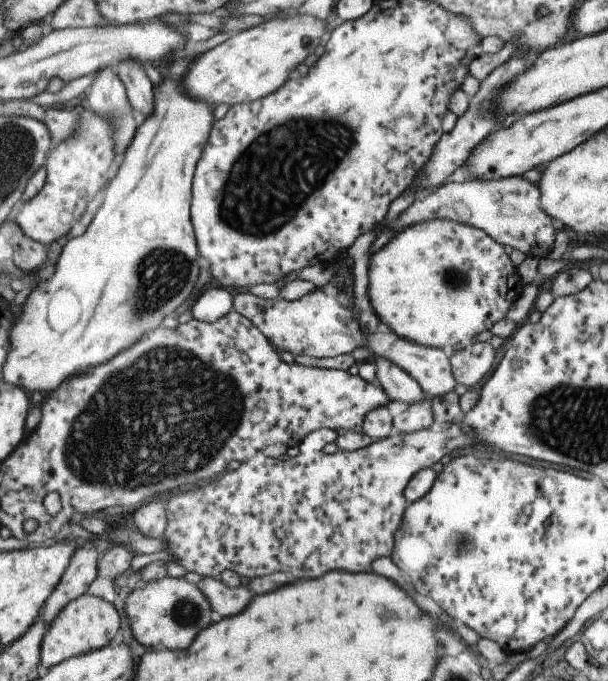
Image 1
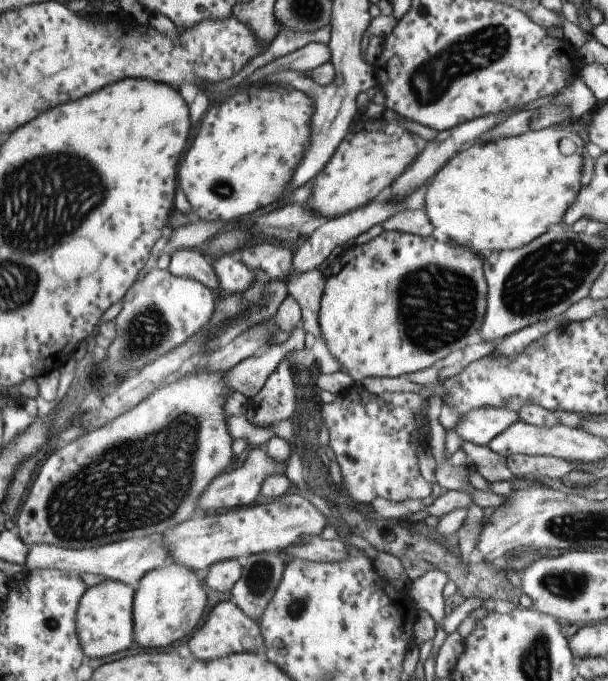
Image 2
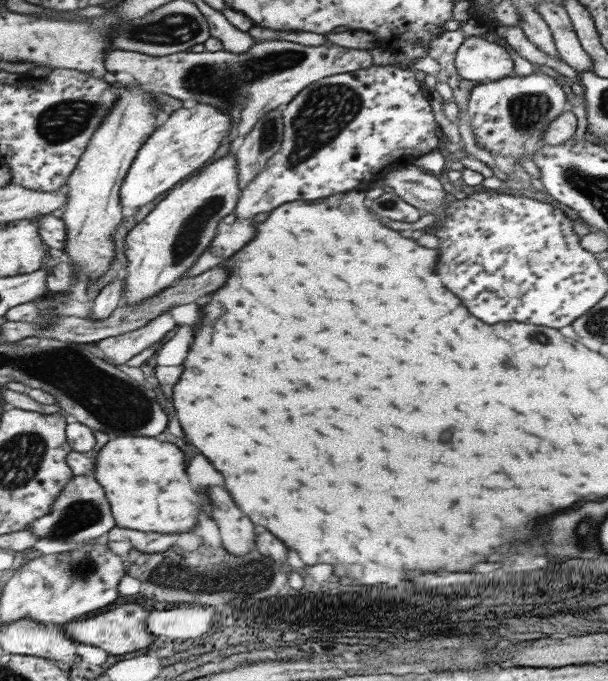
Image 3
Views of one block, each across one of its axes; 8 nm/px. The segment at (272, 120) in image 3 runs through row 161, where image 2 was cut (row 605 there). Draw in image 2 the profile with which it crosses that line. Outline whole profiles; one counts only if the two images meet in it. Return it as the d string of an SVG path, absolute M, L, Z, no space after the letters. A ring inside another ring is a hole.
M277 551L247 555L240 578L230 589L229 599L250 620L259 622L279 585L284 564Z

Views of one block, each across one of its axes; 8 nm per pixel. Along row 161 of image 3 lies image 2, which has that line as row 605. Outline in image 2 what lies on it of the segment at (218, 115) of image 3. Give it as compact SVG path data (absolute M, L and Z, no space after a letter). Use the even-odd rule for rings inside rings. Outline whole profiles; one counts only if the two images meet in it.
M166 563L163 567L158 567L148 571L140 580L137 586L137 589L134 591L134 600L132 603L132 619L134 620L134 642L137 642L139 646L143 648L165 648L169 646L172 642L177 641L178 639L191 634L191 629L196 625L203 614L205 614L205 608L207 608L207 594L205 594L205 580L203 578L197 578L195 576L195 571L190 570L189 568L183 567L182 565L176 565L175 563Z

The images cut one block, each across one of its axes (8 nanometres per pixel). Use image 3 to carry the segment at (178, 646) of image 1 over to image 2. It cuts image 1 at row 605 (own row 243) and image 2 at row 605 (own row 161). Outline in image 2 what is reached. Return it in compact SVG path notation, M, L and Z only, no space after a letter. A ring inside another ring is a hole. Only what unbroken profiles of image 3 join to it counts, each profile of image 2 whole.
M231 600L217 603L213 606L205 622L191 634L191 638L186 643L193 658L199 660L213 660L222 658L234 653L263 653L263 638L257 622L244 616Z

